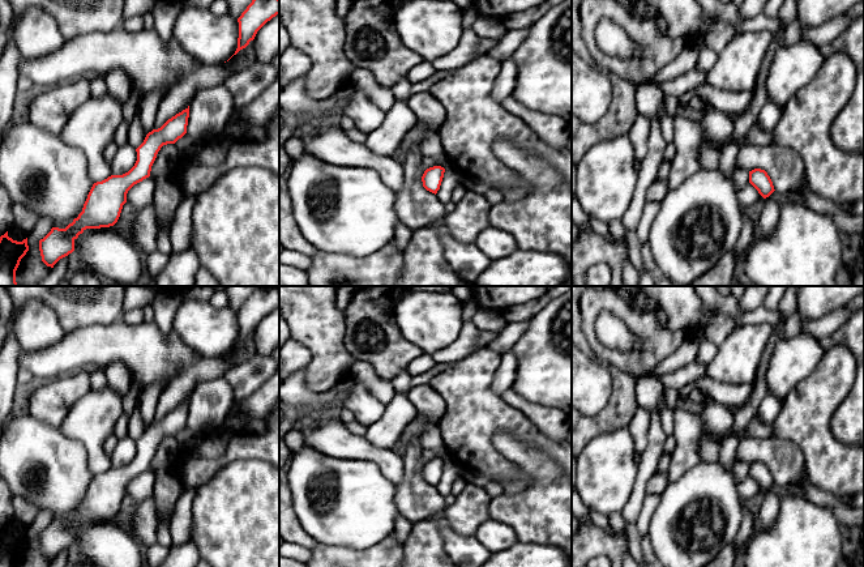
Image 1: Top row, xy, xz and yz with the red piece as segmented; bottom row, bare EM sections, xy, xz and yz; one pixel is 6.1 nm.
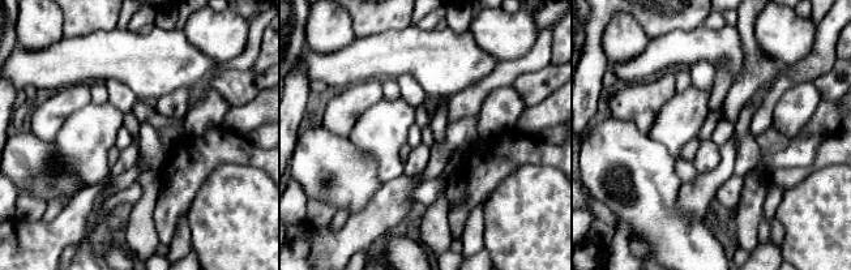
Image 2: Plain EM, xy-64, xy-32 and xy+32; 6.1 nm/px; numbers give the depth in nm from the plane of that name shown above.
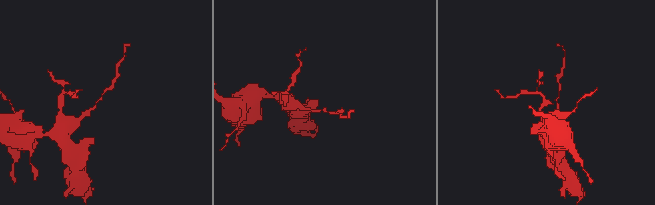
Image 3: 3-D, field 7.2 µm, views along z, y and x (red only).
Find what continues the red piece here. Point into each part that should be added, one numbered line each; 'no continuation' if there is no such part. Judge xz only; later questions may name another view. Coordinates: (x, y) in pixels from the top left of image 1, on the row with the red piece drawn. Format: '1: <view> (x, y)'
no continuation

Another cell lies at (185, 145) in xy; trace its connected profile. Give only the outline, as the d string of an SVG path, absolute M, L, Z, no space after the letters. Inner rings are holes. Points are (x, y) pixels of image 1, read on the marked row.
M188 133L175 142L180 154L191 154L202 146L201 142L193 140Z

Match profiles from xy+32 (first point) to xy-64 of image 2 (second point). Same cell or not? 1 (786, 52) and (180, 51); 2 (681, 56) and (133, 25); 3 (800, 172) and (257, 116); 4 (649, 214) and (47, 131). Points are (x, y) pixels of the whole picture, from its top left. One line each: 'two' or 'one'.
1: two
2: two
3: two
4: two

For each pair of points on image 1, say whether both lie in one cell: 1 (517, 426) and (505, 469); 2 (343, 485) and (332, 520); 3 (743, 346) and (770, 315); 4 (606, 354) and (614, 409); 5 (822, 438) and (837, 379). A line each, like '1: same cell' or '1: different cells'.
1: same cell
2: same cell
3: different cells
4: different cells
5: same cell

